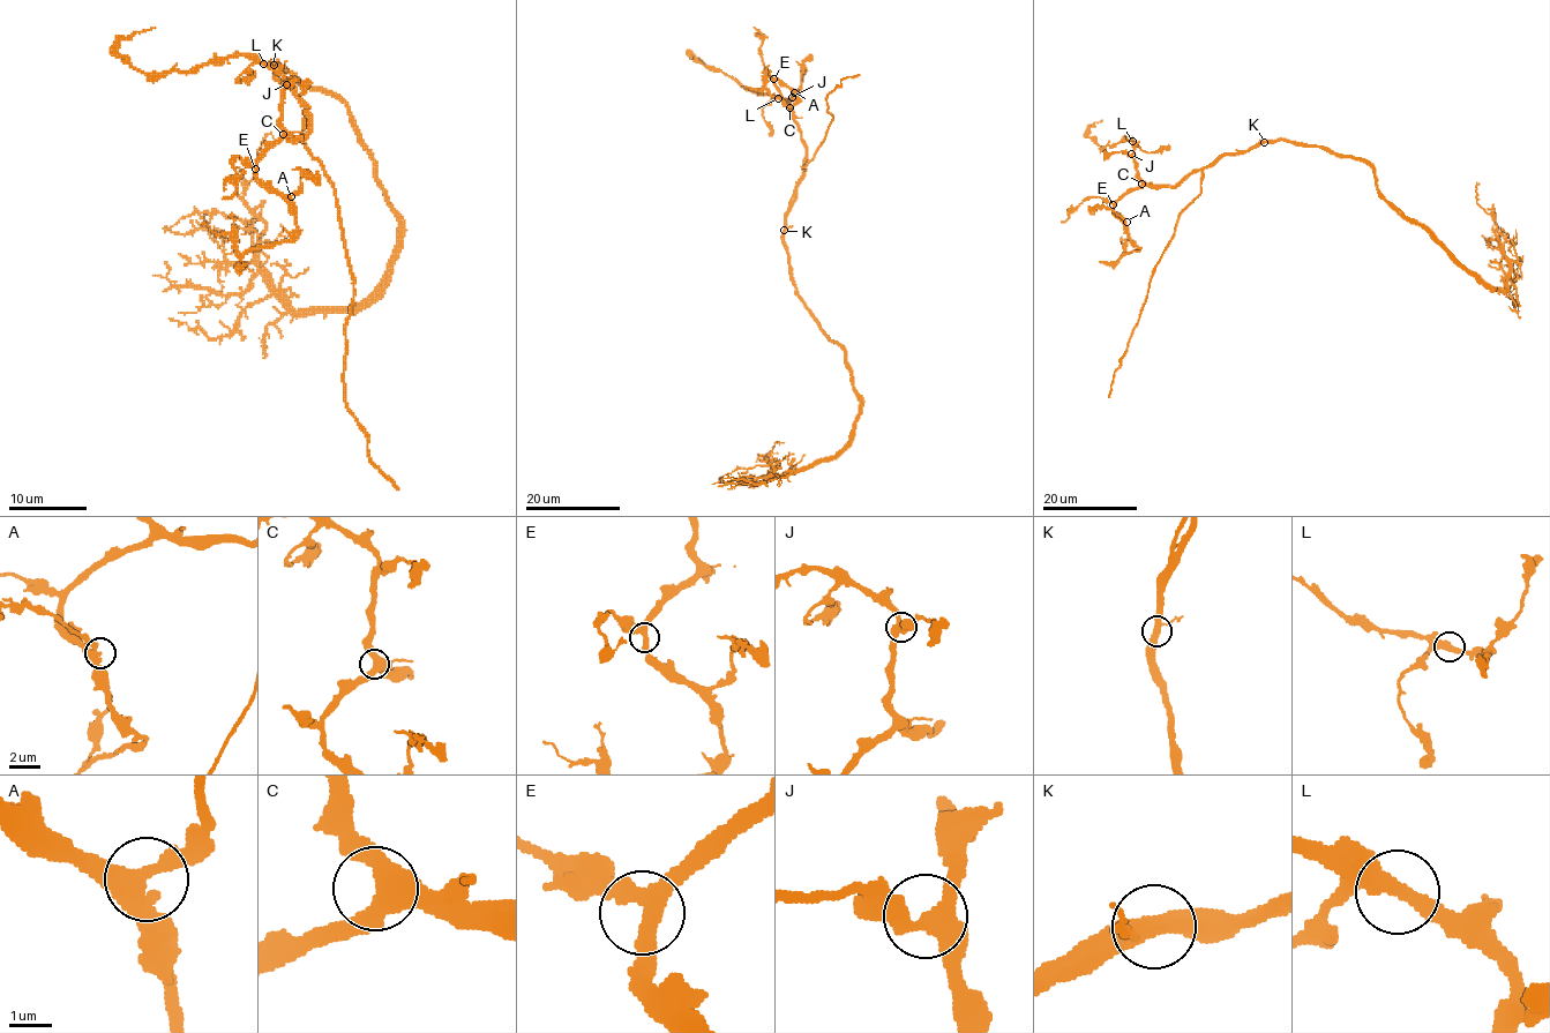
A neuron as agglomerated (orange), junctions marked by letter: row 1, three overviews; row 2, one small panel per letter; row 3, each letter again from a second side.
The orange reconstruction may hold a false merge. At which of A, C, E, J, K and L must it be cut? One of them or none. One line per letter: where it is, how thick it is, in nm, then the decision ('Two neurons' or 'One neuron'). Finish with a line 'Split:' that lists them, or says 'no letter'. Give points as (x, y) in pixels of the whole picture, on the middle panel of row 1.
A: Place: (794, 92). Thickness 360 nm. One neuron
C: Place: (790, 107). Thickness 440 nm. One neuron
E: Place: (773, 79). Thickness 320 nm. One neuron
J: Place: (792, 97). Thickness 360 nm. One neuron
K: Place: (784, 230). Thickness 360 nm. One neuron
L: Place: (778, 98). Thickness 360 nm. One neuron
Split: no letter

